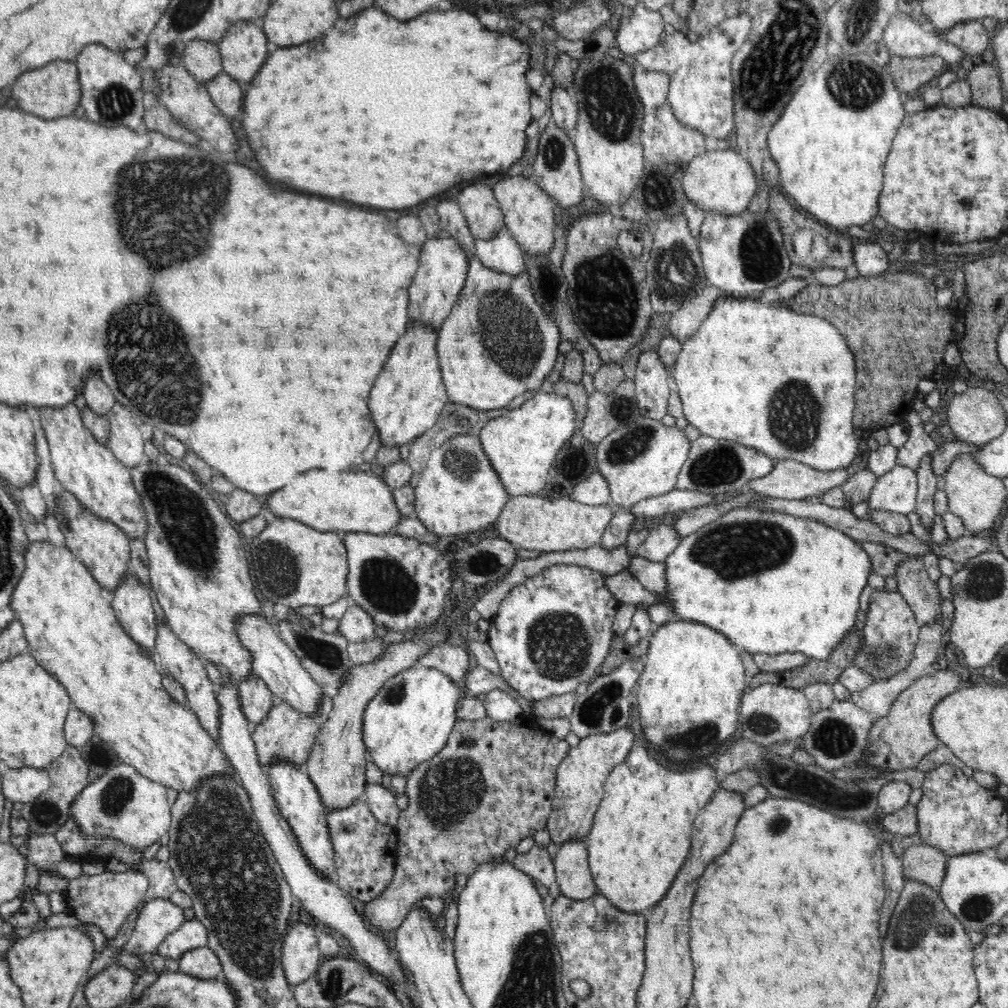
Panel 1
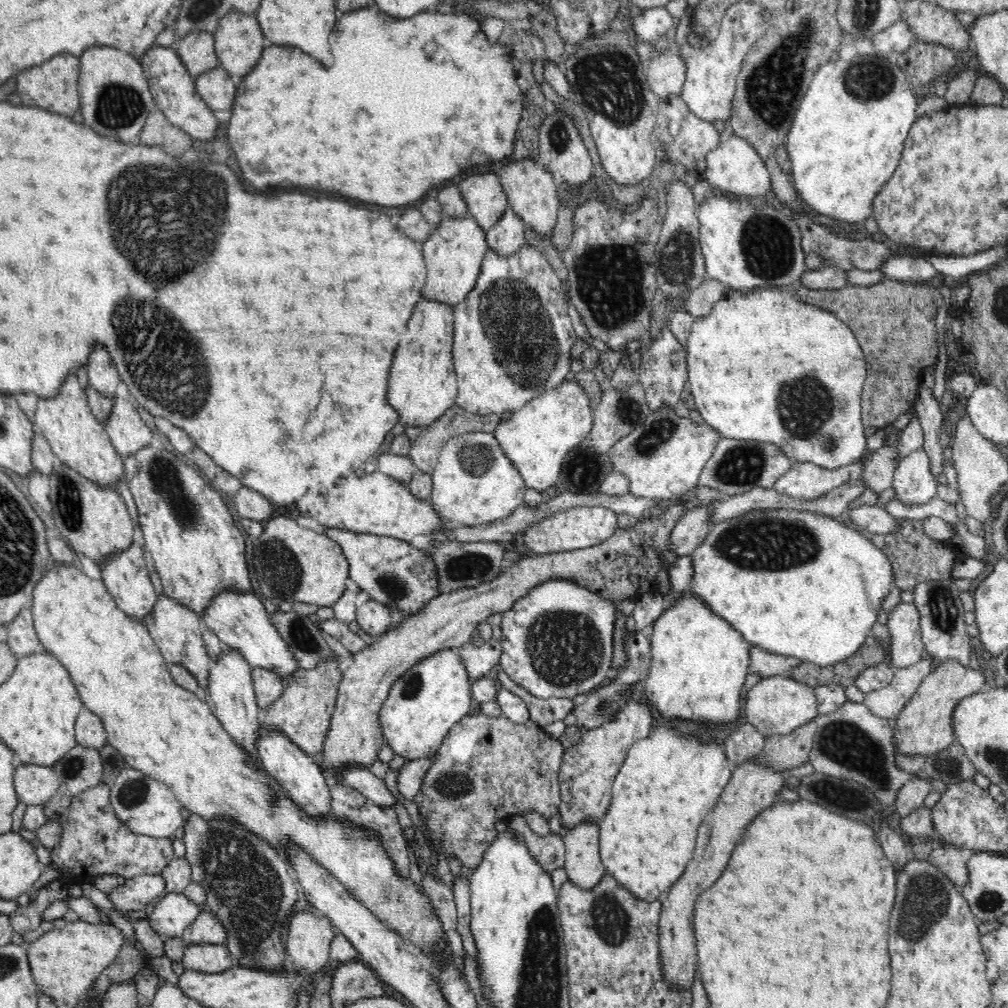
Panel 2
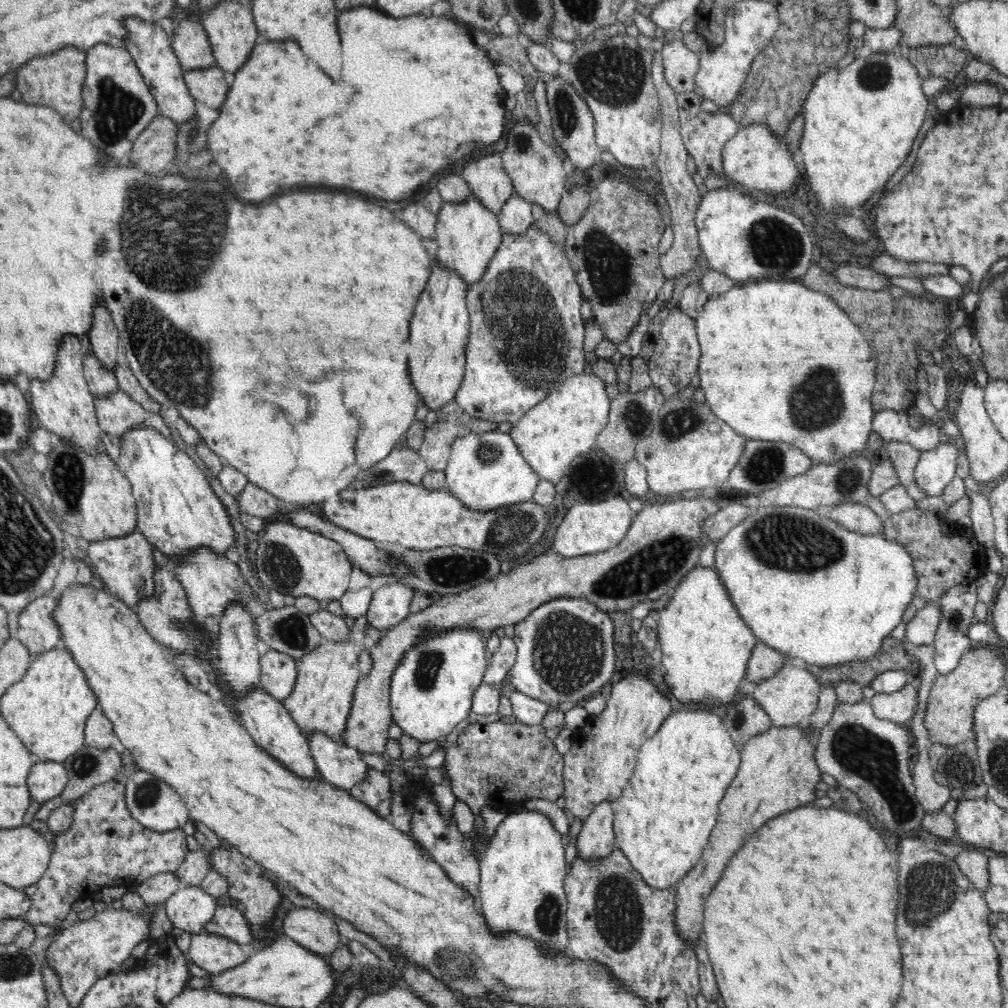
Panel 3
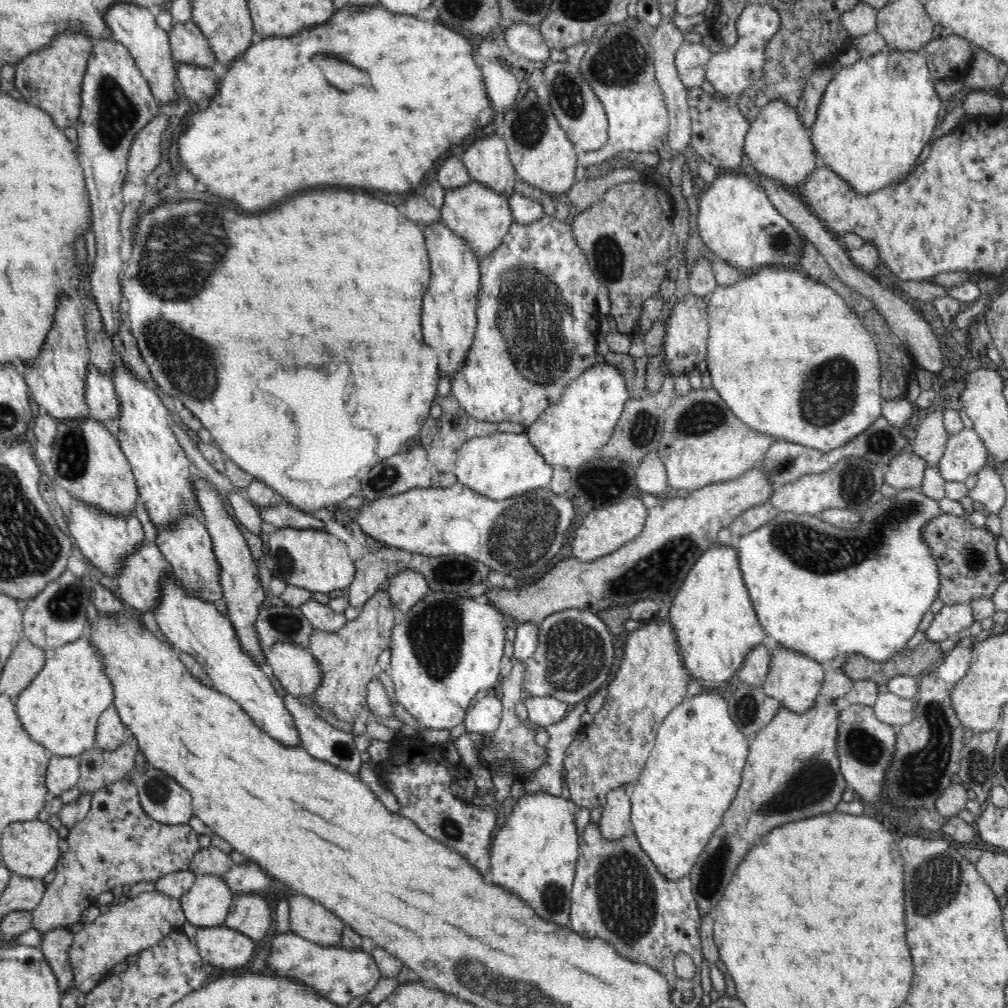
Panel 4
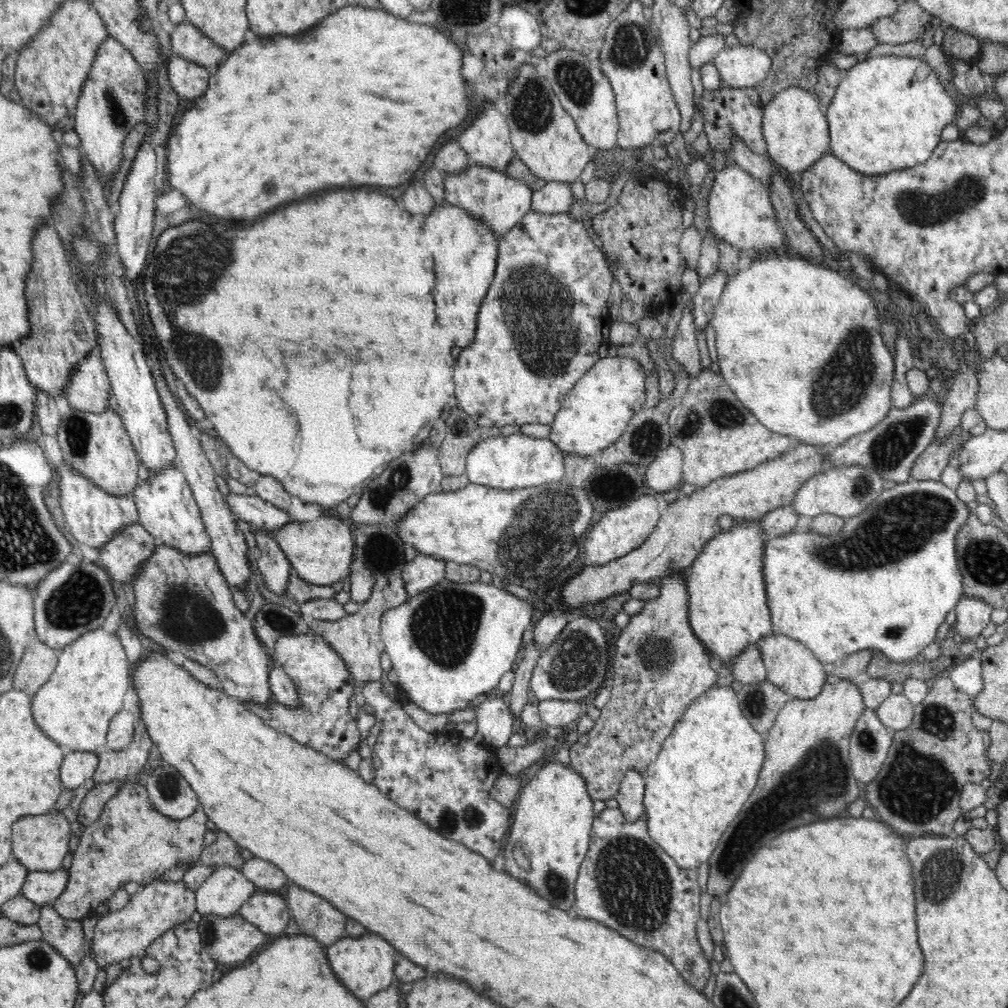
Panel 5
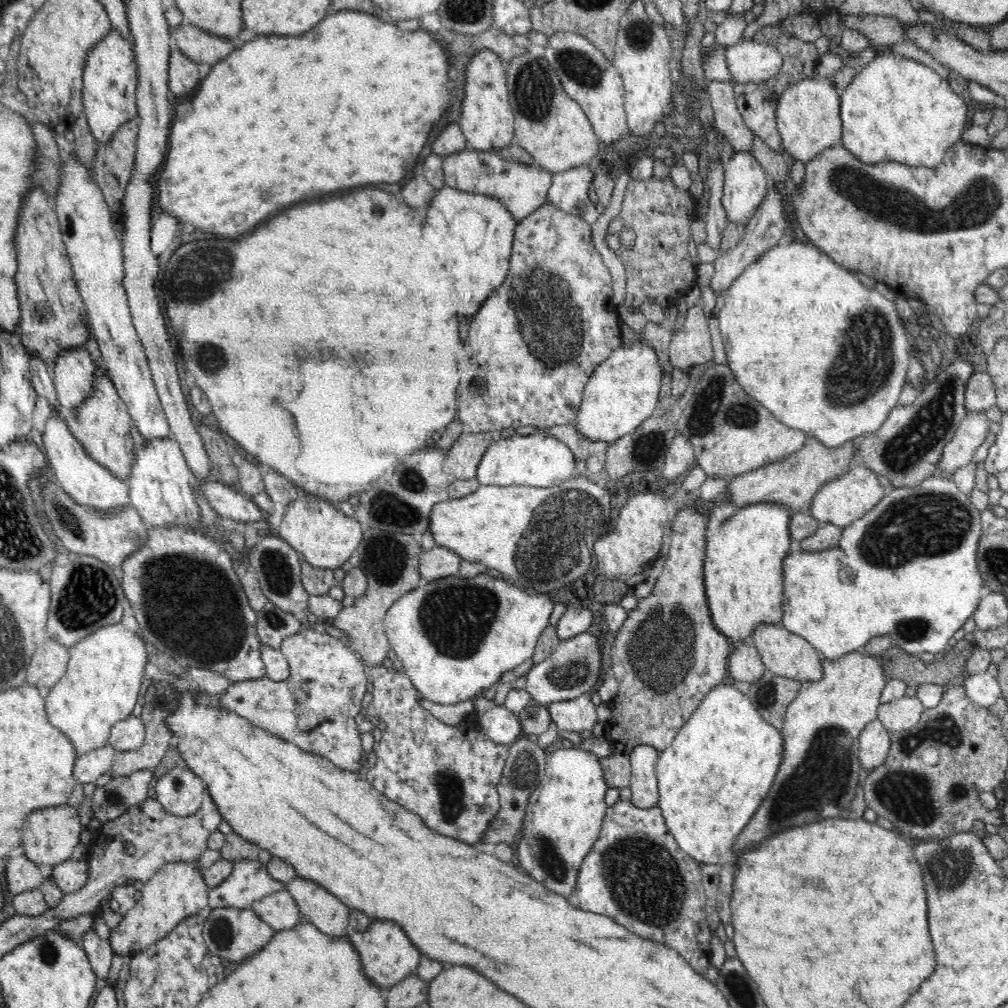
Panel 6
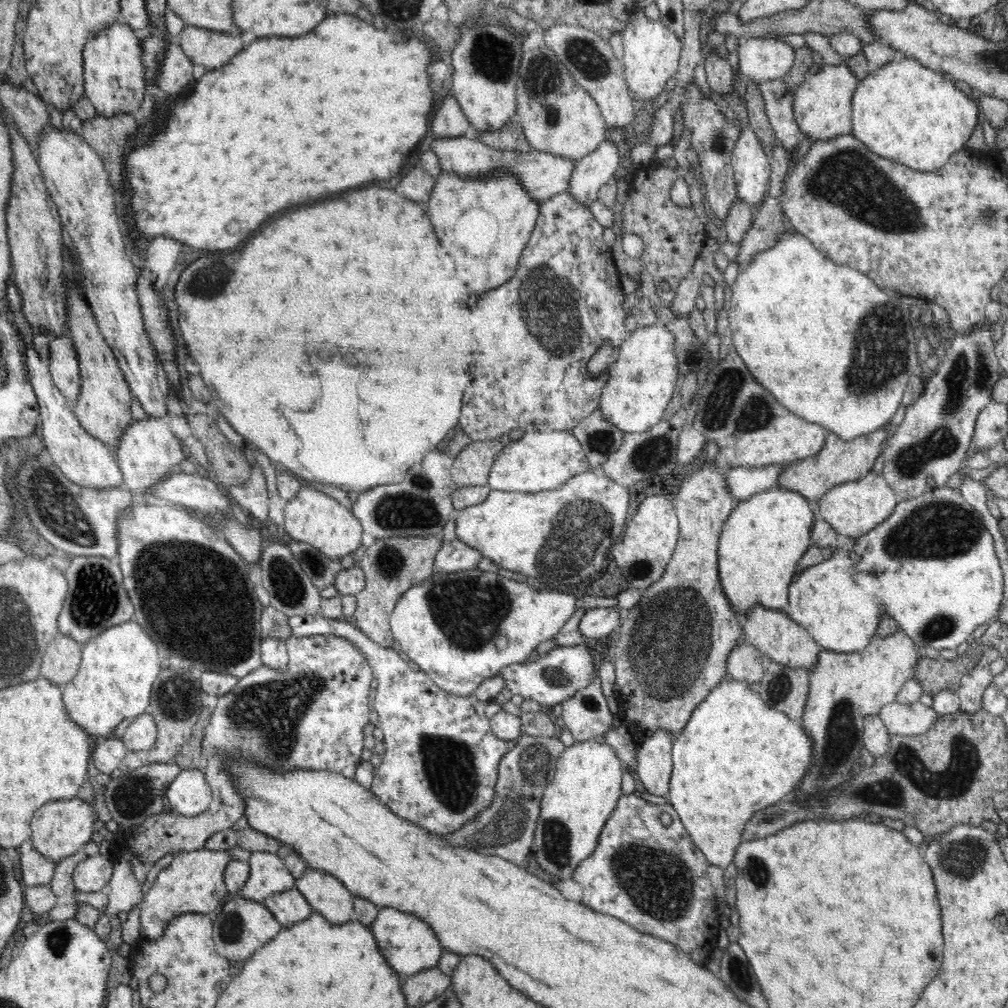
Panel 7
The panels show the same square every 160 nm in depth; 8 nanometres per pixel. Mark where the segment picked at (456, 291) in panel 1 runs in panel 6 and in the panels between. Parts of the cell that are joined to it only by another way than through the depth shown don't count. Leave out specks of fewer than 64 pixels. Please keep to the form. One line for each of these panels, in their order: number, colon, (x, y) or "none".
2: (453, 253)
3: (468, 234)
4: (482, 217)
5: (502, 201)
6: (523, 188)

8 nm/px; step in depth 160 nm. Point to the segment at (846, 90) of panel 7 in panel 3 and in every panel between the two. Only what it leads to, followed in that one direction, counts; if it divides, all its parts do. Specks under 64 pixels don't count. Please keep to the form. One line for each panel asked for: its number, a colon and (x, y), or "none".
3: (754, 159)
4: (778, 145)
5: (794, 124)
6: (808, 113)

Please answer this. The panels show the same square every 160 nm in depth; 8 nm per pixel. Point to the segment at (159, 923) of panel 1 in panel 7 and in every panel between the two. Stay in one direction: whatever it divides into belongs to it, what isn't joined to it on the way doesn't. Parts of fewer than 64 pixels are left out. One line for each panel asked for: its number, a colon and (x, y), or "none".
2: (174, 912)
3: (189, 909)
4: (206, 904)
5: (226, 889)
6: (249, 881)
7: (269, 875)

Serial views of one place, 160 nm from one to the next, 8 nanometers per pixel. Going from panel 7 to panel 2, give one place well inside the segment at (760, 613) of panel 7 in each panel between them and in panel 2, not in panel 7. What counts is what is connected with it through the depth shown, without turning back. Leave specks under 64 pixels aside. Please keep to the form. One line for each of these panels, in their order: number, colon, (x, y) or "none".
2: (778, 705)
3: (789, 697)
4: (795, 680)
5: (790, 665)
6: (785, 654)

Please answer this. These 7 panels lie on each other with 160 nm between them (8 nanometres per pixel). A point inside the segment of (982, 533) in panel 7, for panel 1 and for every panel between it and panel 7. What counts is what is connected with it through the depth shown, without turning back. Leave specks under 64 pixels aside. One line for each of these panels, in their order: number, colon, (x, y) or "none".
1: (771, 582)
2: (801, 584)
3: (808, 587)
4: (823, 591)
5: (886, 581)
6: (907, 569)

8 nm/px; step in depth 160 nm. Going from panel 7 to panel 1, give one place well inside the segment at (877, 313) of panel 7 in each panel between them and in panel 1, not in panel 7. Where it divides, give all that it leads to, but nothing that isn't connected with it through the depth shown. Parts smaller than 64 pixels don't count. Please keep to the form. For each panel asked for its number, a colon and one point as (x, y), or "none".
1: (756, 373)
2: (763, 365)
3: (779, 360)
4: (771, 351)
5: (800, 345)
6: (825, 354)

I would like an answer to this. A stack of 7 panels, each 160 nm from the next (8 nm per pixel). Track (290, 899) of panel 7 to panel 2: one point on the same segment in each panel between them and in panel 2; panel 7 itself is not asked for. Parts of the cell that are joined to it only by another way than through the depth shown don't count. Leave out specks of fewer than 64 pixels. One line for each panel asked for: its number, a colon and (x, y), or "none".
2: (206, 928)
3: (229, 921)
4: (251, 914)
5: (269, 912)
6: (279, 910)

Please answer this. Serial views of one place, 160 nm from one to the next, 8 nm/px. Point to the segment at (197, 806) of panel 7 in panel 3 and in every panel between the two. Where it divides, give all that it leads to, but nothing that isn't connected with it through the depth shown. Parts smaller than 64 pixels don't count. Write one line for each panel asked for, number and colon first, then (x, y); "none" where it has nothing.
3: (152, 802)
4: (163, 798)
5: (170, 793)
6: (181, 792)

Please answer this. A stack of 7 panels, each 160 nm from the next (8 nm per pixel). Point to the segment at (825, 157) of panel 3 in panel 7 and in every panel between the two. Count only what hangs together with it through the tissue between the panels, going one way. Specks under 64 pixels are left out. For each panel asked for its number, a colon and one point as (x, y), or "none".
4: (876, 115)
5: (888, 112)
6: (898, 109)
7: (903, 111)

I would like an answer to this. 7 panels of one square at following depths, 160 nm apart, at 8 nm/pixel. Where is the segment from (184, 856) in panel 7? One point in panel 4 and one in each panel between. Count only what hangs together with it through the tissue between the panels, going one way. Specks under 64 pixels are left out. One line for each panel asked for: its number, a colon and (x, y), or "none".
4: (128, 928)
5: (157, 906)
6: (178, 890)

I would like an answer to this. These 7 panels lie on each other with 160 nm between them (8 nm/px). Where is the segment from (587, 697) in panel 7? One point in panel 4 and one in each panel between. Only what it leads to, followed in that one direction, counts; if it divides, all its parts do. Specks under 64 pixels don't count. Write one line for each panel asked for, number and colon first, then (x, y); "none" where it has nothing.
4: (545, 712)
5: (555, 713)
6: (578, 715)

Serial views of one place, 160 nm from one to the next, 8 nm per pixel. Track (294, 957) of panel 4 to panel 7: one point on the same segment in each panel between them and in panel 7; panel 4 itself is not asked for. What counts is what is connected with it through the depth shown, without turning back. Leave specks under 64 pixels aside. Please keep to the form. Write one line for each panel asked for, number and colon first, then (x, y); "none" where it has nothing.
5: (365, 964)
6: (387, 954)
7: (410, 946)

